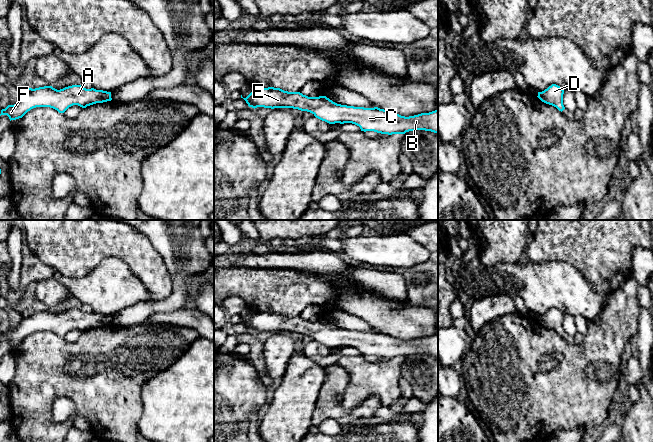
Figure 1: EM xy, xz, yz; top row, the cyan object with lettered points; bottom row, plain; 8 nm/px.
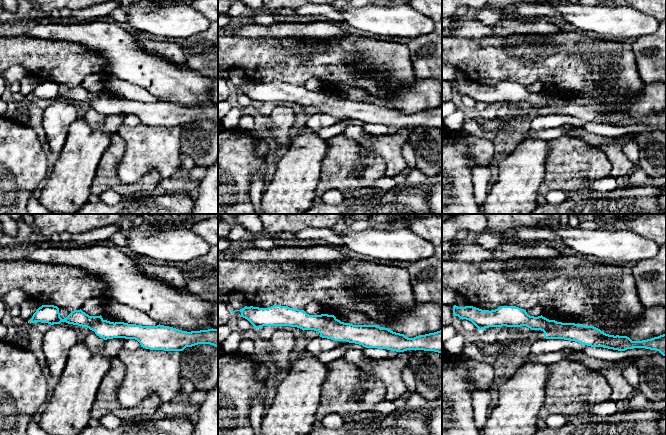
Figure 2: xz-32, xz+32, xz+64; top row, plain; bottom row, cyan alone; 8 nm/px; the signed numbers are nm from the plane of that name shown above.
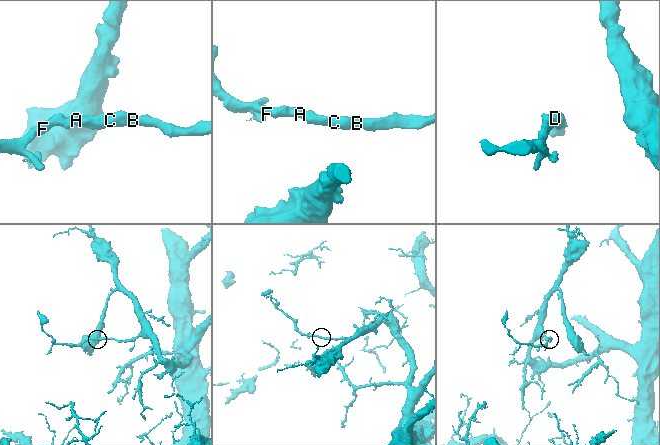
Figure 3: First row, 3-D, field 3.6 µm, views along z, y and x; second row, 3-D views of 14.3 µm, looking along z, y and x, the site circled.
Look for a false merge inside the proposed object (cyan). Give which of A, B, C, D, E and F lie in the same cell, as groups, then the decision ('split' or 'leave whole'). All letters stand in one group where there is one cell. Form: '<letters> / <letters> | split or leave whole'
A B C D E F | leave whole

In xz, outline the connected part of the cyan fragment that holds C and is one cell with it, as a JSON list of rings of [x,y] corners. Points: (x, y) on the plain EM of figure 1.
[[[274,311],[255,312],[243,323],[254,333],[257,331],[298,333],[310,336],[329,348],[355,348],[364,356],[374,355],[392,359],[425,354],[438,357],[438,334],[405,341],[378,331],[341,329],[326,320],[308,321],[300,316],[288,316]]]

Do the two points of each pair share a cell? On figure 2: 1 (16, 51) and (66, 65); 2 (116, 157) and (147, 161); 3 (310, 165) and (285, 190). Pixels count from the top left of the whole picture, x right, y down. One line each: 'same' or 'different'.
1: same
2: different
3: same

